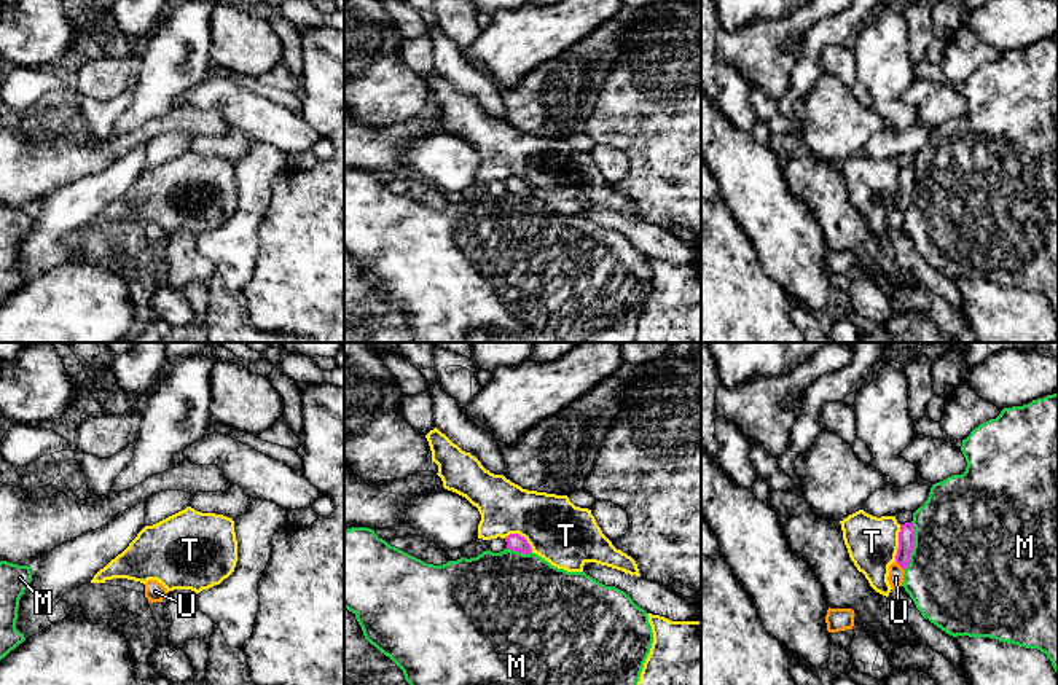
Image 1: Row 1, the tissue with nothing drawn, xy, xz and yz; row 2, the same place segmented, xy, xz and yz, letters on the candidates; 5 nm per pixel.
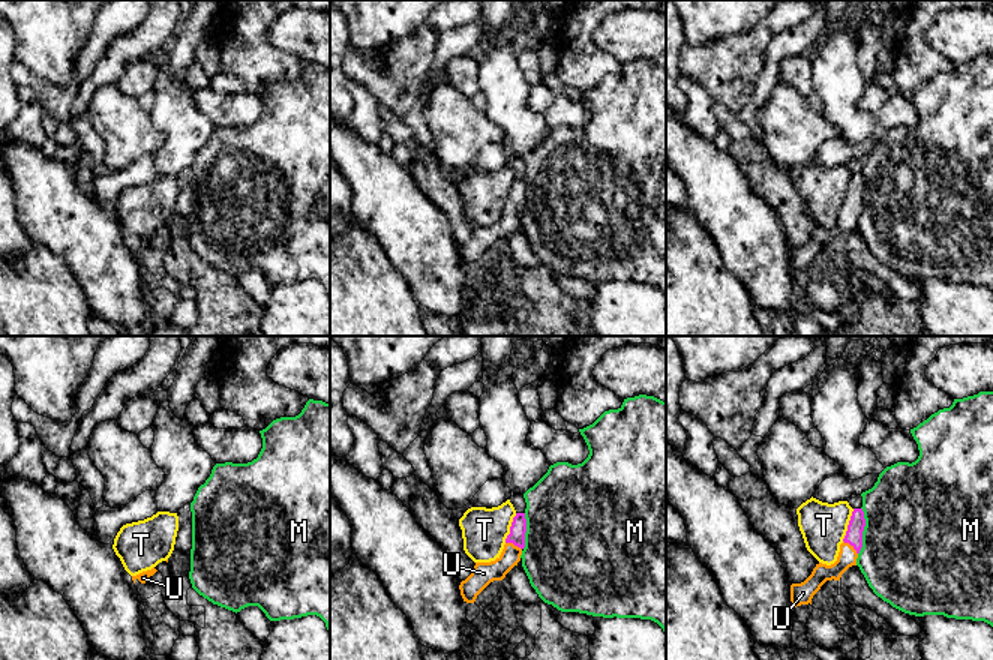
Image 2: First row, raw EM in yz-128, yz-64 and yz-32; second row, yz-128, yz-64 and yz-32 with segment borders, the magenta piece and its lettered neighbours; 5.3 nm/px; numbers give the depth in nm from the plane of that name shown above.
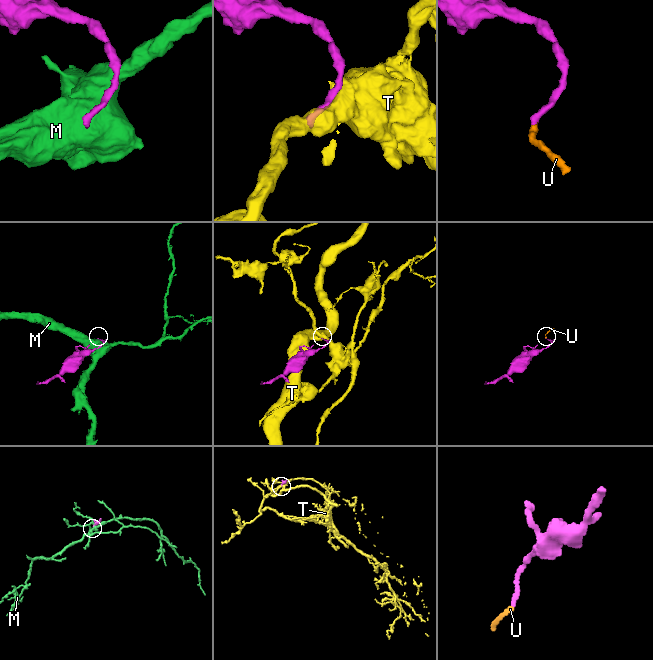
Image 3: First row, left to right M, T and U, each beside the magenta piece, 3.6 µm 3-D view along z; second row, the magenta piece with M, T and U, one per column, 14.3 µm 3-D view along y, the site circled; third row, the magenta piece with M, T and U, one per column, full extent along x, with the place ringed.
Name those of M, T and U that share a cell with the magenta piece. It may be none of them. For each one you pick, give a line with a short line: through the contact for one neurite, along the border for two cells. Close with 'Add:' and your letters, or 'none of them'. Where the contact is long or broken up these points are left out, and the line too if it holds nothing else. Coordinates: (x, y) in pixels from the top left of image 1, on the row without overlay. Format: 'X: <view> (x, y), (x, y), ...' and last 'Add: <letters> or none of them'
U: yz (907, 174), (907, 185), (899, 207), (896, 215)
Add: U

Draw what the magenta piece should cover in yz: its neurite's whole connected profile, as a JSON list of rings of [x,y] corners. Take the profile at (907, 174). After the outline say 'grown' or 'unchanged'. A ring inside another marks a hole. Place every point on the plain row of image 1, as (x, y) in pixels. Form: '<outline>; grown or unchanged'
[[[913,166],[900,167],[899,191],[897,191],[895,204],[889,209],[889,218],[888,218],[888,225],[892,233],[902,229],[903,226],[903,217],[910,206],[910,198],[913,194],[913,190],[915,190]]]; grown

